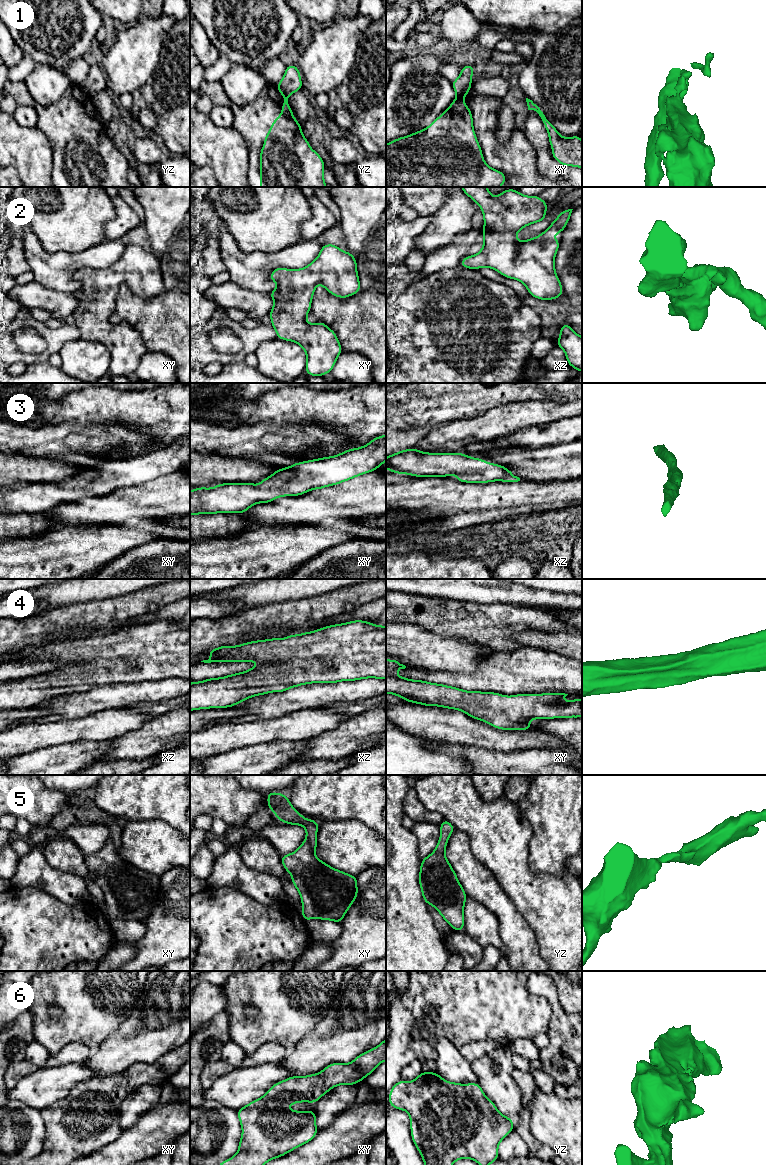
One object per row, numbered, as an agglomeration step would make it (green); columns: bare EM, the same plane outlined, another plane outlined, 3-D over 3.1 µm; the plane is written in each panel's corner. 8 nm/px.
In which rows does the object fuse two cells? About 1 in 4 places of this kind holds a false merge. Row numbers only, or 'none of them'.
1

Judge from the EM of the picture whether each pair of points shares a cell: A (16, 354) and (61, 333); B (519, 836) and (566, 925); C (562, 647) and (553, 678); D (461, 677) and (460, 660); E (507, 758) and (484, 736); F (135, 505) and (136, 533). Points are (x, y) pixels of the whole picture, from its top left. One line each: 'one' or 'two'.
A: one
B: one
C: two
D: two
E: two
F: two

